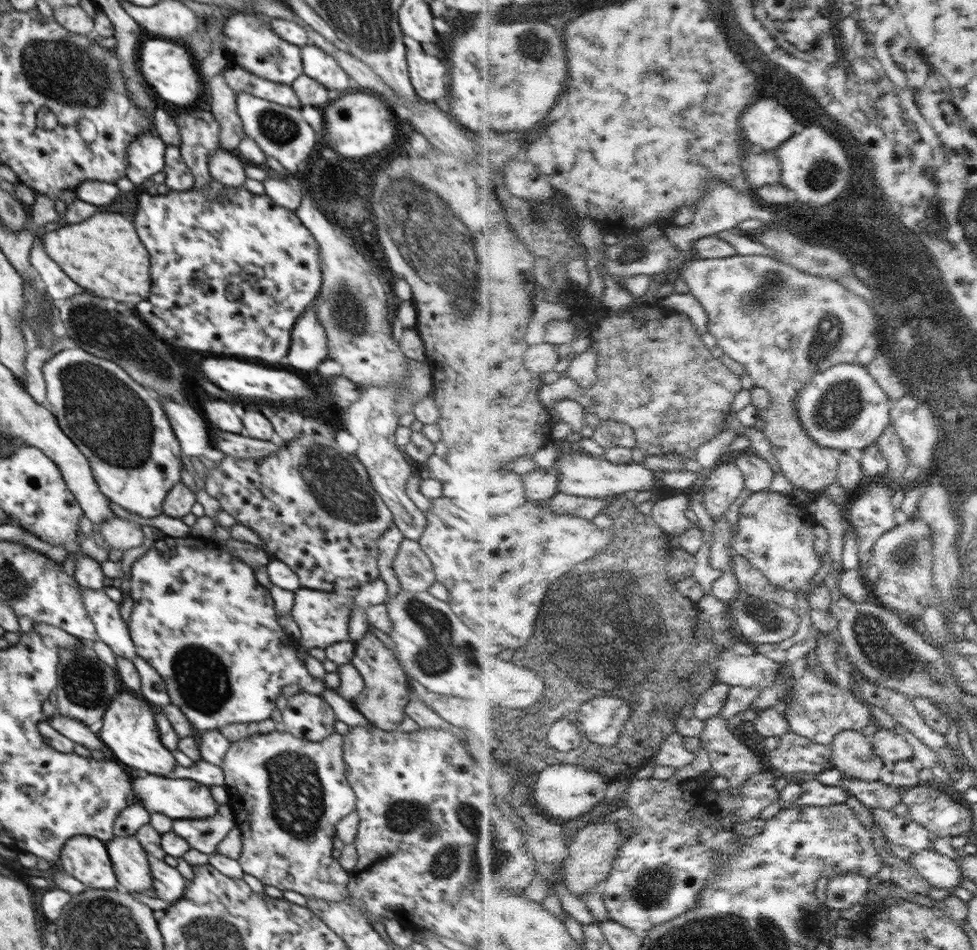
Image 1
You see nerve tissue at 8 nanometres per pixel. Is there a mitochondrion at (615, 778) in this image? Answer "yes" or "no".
no

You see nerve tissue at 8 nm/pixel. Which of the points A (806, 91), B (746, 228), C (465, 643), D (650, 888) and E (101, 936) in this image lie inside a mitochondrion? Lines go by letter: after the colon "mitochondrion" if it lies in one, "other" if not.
A: other
B: other
C: mitochondrion
D: mitochondrion
E: mitochondrion

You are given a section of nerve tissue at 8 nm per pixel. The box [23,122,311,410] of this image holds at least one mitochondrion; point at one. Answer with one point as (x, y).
(99, 332)

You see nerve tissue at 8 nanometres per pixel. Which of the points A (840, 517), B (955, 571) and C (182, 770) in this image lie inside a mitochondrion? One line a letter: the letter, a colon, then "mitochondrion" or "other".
A: other
B: mitochondrion
C: other

